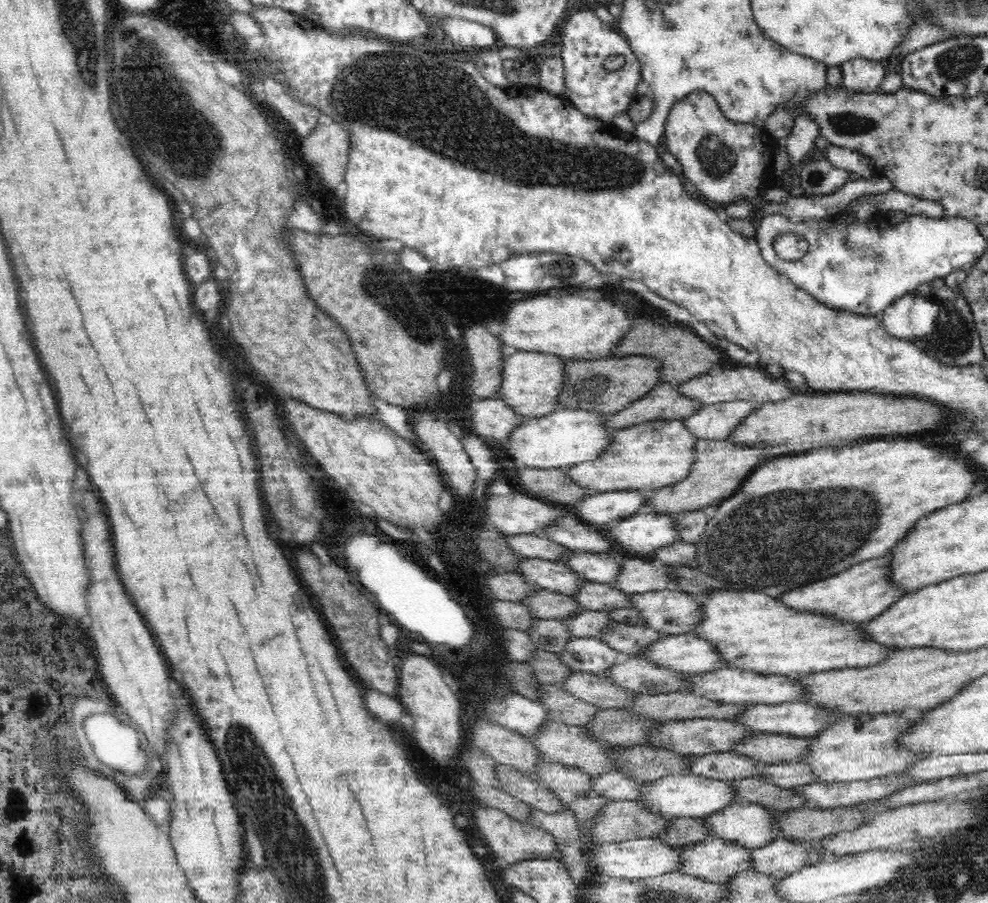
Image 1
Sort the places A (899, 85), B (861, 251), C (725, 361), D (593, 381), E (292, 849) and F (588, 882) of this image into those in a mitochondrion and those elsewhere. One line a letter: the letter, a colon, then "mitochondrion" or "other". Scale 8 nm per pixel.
A: other
B: mitochondrion
C: other
D: mitochondrion
E: mitochondrion
F: other

